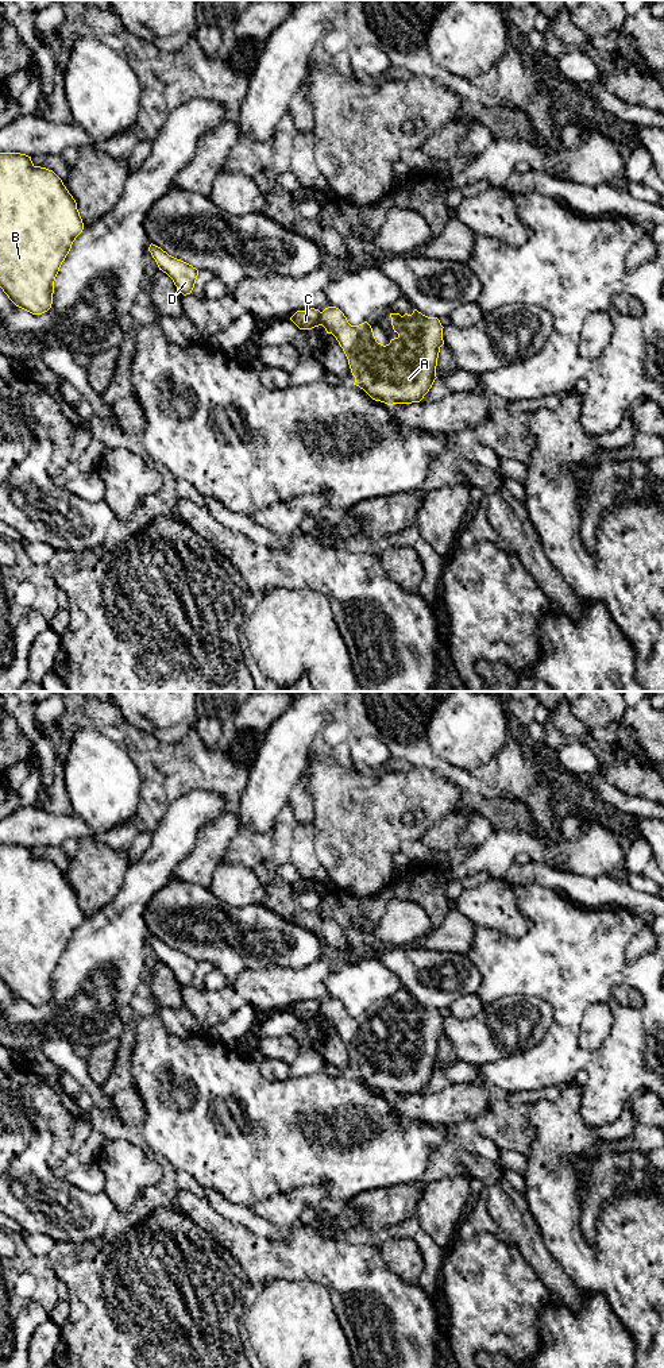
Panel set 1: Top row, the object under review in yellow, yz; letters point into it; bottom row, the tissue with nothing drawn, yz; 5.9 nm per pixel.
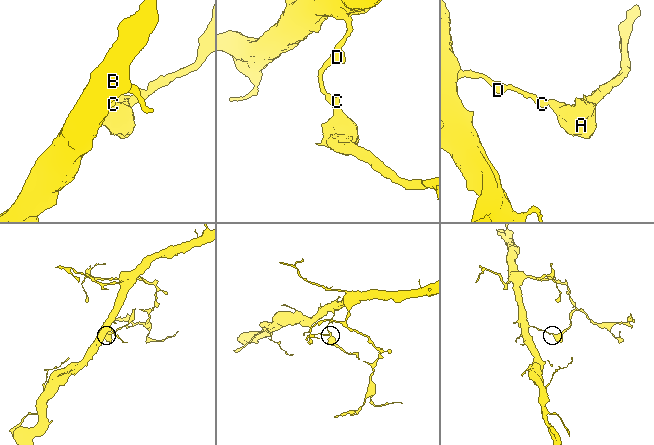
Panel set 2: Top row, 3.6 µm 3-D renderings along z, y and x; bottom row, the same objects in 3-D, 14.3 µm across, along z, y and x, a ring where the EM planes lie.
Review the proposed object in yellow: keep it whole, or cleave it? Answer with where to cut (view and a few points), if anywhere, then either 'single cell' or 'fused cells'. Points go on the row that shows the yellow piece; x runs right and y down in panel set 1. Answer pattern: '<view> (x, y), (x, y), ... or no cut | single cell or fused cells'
yz (321, 312), (320, 324) | fused cells

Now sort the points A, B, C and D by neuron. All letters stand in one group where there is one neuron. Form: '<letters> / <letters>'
A / B C D

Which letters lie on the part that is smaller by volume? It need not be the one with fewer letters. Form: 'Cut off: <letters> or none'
Cut off: A

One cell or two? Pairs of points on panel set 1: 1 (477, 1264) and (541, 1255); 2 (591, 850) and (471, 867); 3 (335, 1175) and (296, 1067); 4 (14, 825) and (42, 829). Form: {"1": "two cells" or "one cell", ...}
{"1": "two cells", "2": "one cell", "3": "two cells", "4": "one cell"}

